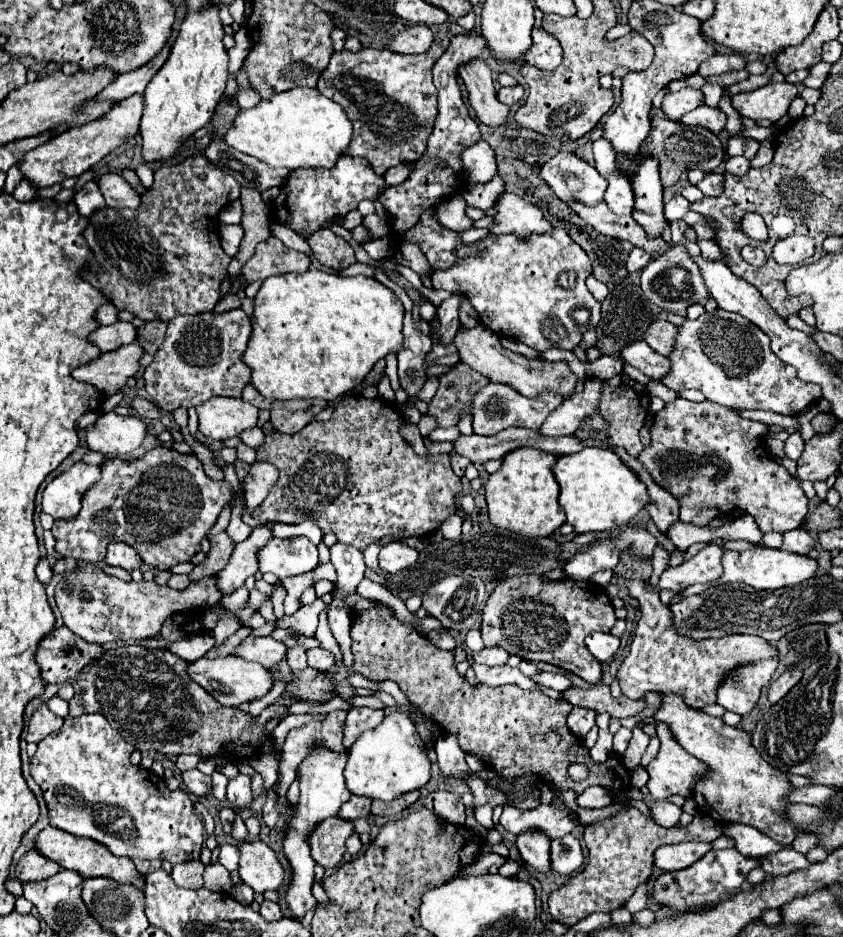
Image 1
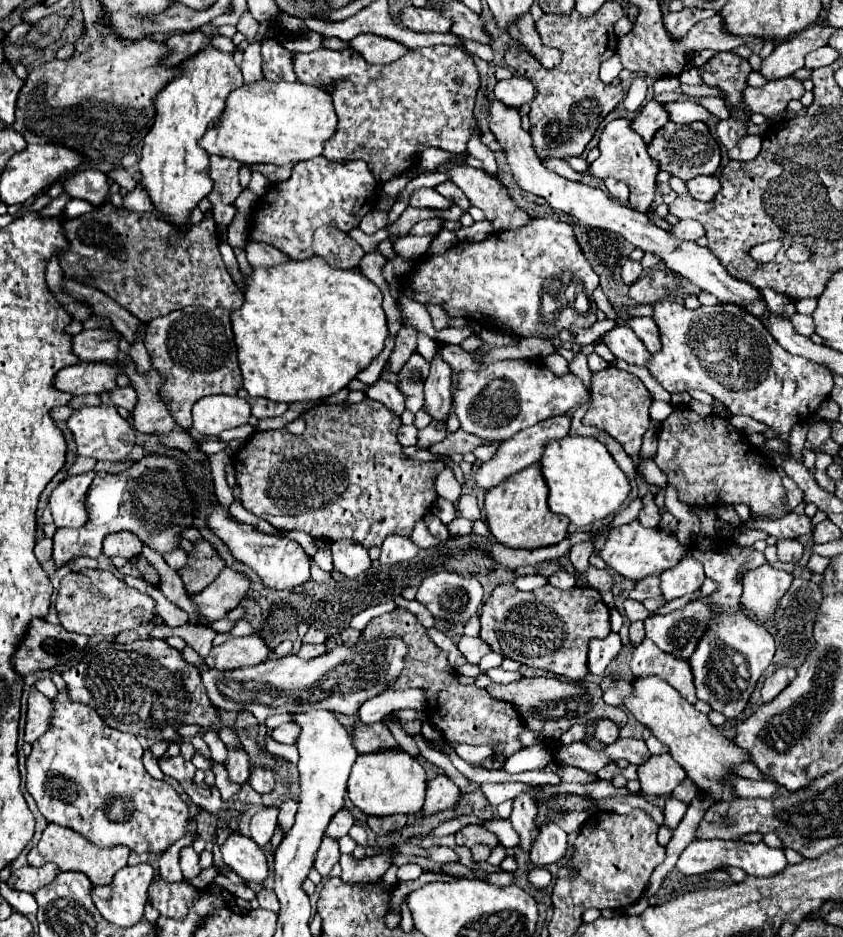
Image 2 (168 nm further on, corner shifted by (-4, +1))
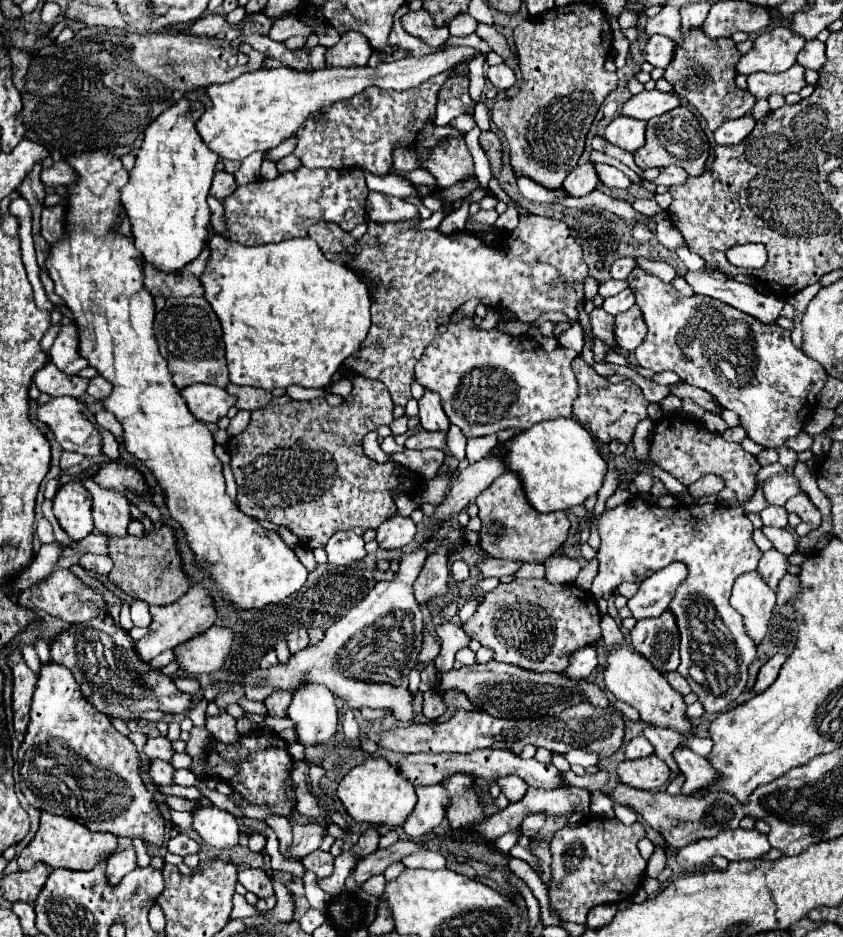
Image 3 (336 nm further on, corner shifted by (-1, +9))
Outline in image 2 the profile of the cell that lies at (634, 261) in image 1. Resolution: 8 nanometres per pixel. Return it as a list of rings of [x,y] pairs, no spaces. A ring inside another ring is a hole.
[[[627,259],[627,263],[623,265],[621,269],[621,277],[627,281],[627,283],[635,283],[643,273],[643,267],[639,261],[633,261],[633,259]]]

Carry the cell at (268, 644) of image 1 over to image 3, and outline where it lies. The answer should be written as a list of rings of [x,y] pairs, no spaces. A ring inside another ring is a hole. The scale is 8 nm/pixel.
[[[214,625],[202,635],[174,647],[174,659],[178,667],[190,675],[214,673],[224,665],[232,641],[234,633],[230,629]]]

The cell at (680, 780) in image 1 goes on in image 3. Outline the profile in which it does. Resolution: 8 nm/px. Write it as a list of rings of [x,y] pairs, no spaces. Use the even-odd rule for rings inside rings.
[[[648,755],[636,761],[622,761],[616,767],[618,779],[624,785],[630,785],[634,789],[660,789],[668,777],[670,777],[670,769],[664,761],[660,761],[656,755]]]

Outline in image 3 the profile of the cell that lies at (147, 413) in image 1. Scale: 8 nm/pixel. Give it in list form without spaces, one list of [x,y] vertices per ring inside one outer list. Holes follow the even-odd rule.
[[[92,377],[92,379],[88,379],[86,393],[88,393],[90,397],[94,397],[94,399],[100,401],[100,399],[108,397],[110,391],[112,391],[112,385],[110,385],[104,377]]]

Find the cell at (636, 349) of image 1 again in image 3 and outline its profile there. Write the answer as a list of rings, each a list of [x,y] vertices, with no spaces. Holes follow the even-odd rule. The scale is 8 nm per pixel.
[[[594,307],[590,311],[590,325],[592,325],[594,335],[604,339],[610,347],[616,347],[614,345],[614,317],[610,317],[602,307]]]

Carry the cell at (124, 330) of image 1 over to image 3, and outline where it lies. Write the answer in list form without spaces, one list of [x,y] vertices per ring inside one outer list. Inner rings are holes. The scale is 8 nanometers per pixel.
[[[74,323],[60,329],[54,345],[48,351],[48,357],[66,375],[76,375],[86,367],[86,359],[78,355],[78,331]]]

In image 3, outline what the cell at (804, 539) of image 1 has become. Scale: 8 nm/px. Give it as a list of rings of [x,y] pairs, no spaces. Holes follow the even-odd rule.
[[[770,549],[762,555],[760,563],[758,563],[758,575],[762,575],[762,579],[766,579],[766,585],[776,591],[778,589],[778,583],[780,579],[786,575],[786,569],[788,569],[788,563],[786,563],[786,555],[782,555],[780,551],[776,549]]]

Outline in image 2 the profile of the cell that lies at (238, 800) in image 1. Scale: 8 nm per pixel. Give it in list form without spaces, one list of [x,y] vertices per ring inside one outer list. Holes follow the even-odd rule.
[[[231,749],[225,767],[233,783],[243,785],[249,779],[249,755],[243,749]]]

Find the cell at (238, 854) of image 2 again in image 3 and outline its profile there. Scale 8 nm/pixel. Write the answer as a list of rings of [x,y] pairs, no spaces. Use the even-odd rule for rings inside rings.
[[[198,805],[192,811],[192,829],[202,837],[204,843],[218,849],[232,849],[238,845],[240,829],[234,815],[224,809]]]

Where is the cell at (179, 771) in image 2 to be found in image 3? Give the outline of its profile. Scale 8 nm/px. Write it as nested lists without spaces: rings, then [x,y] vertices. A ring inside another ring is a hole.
[[[146,737],[146,745],[144,745],[144,753],[148,757],[158,757],[164,761],[170,761],[170,757],[174,755],[172,743],[168,737]]]

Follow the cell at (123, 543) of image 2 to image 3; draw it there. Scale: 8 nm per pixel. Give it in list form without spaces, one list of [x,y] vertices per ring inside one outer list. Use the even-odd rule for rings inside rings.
[[[94,477],[80,479],[82,487],[92,495],[92,515],[94,525],[104,535],[128,535],[126,527],[130,523],[130,503],[120,491],[104,489],[94,483]]]

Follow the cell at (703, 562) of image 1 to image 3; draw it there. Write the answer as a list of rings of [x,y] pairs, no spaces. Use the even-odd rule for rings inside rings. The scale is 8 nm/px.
[[[672,563],[666,569],[660,569],[644,579],[638,587],[638,593],[628,599],[626,607],[632,611],[632,617],[636,621],[658,617],[668,609],[678,583],[682,583],[684,579],[686,567],[682,567],[682,563]]]

